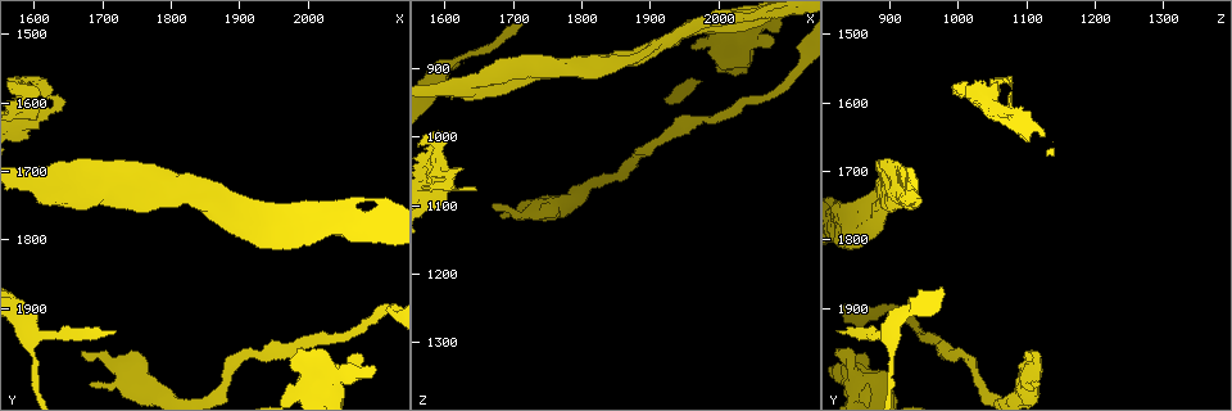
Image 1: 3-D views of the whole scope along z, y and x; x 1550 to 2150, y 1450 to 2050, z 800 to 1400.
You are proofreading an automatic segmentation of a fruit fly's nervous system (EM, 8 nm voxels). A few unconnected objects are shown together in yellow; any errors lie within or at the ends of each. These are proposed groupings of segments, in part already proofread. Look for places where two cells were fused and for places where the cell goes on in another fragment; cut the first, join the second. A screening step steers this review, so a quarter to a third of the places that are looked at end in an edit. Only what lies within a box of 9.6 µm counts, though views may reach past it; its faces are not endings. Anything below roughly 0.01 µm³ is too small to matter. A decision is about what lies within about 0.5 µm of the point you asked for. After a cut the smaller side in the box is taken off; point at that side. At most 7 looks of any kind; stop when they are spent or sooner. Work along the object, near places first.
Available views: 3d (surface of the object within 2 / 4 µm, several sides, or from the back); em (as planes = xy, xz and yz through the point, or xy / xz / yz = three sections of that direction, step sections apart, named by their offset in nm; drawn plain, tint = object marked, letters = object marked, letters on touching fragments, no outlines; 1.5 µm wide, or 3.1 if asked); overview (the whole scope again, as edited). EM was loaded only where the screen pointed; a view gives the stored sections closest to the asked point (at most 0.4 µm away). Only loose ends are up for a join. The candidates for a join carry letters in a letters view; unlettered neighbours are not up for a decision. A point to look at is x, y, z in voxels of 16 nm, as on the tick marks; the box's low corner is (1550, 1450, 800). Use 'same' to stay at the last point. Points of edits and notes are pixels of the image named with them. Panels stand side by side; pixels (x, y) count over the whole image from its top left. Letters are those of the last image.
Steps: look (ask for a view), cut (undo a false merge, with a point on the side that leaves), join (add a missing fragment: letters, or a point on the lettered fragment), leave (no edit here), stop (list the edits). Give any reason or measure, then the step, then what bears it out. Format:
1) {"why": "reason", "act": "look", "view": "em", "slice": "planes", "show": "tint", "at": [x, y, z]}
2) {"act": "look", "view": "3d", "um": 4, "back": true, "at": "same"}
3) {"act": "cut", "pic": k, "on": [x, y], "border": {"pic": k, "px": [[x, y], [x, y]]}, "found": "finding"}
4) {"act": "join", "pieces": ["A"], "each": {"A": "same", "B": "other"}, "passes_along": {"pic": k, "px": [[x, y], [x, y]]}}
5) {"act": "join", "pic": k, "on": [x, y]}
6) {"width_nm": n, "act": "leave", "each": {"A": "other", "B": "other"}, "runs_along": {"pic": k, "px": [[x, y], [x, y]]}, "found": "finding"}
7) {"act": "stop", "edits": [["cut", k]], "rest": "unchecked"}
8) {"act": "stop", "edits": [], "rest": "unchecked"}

{"why": "sharp bend", "act": "look", "view": "3d", "um": 2, "at": [1590, 1585, 1005]}

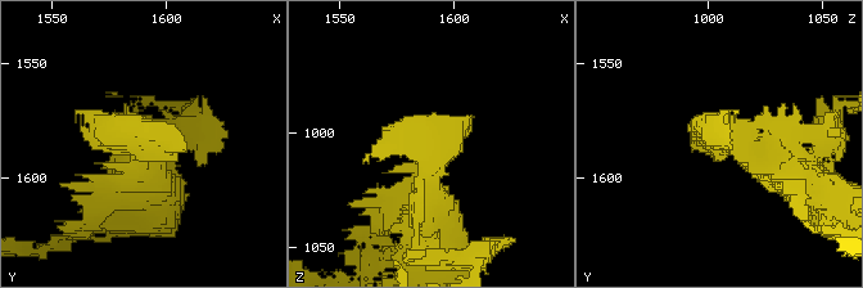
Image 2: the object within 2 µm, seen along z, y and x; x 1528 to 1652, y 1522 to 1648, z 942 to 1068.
{"why": "now the EM", "act": "look", "view": "em", "slice": "xz", "step": 8, "show": "letters", "at": [1587, 1581, 1006]}

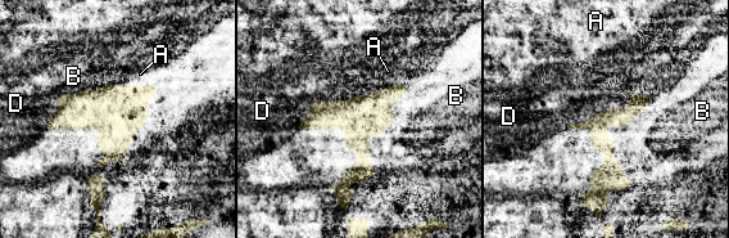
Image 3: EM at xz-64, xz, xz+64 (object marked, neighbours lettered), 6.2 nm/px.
{"act": "leave", "each": {"A": "other", "B": "other", "D": "other"}, "runs_along": {"pic": 3, "px": [[402, 86], [362, 125], [362, 165], [340, 194]]}, "found": "all the same cell"}

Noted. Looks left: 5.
{"why": "branch stops here", "act": "look", "view": "3d", "um": 4, "at": [1745, 1960, 1100]}

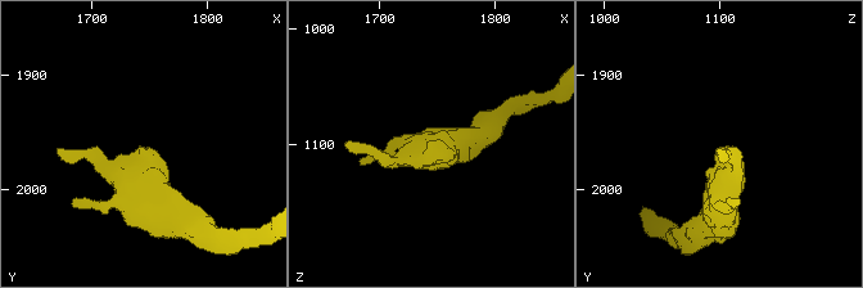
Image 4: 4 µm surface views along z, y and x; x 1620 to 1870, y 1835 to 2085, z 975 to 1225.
{"why": "shape alone is not enough", "act": "look", "view": "em", "slice": "xy", "step": 8, "show": "letters", "at": [1744, 1962, 1104]}

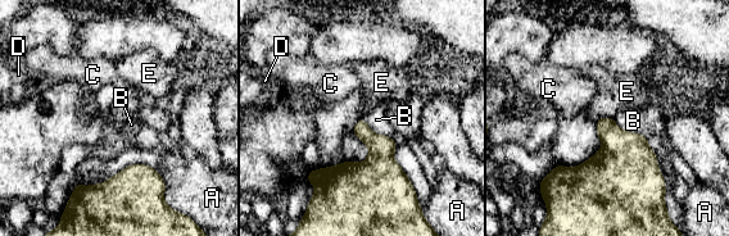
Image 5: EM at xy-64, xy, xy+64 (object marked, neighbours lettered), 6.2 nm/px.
{"act": "leave", "each": {"A": "other", "B": "other", "C": "other", "D": "other", "E": "other"}, "border": {"pic": 5, "px": [[611, 117], [601, 117], [597, 121]]}, "found": "no lettered fragment goes on from it"}

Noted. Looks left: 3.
{"why": "thin neck", "act": "look", "view": "em", "slice": "xy", "step": 8, "show": "plain", "at": [1600, 1940, 895]}

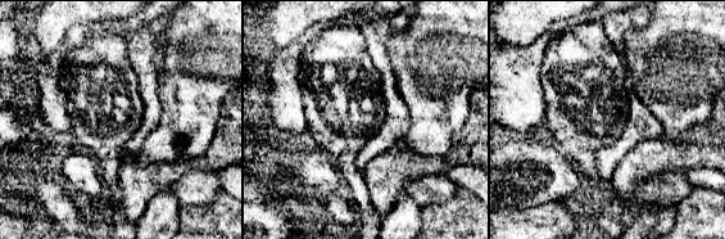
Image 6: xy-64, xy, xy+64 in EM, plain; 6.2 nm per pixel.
{"act": "look", "view": "em", "slice": "xy", "step": 8, "show": "letters", "at": "same"}

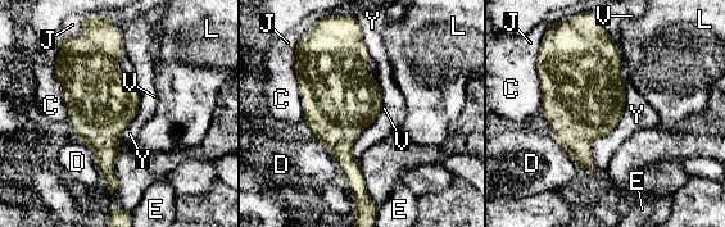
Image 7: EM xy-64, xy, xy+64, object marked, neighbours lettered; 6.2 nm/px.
{"act": "leave", "each": {"C": "other", "D": "other", "E": "other", "J": "other", "L": "other", "V": "other", "Y": "other"}, "border": {"pic": 7, "px": [[295, 78], [299, 86], [304, 119]]}, "found": "all the same cell"}

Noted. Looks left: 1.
{"act": "stop", "edits": [], "rest": "unchecked"}

